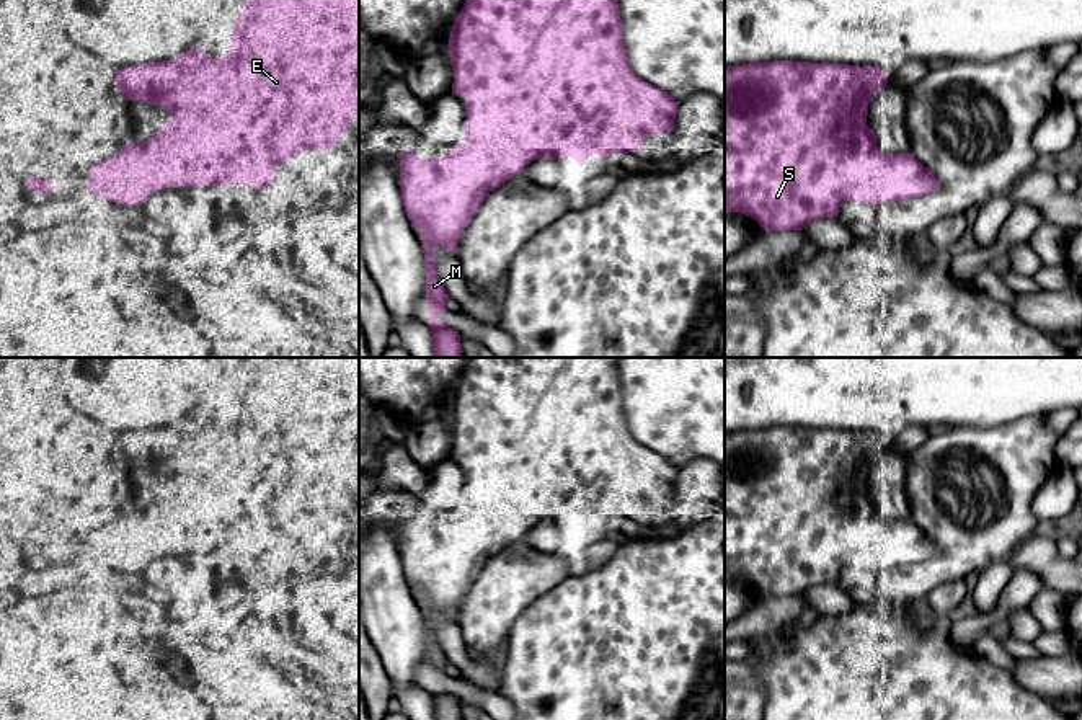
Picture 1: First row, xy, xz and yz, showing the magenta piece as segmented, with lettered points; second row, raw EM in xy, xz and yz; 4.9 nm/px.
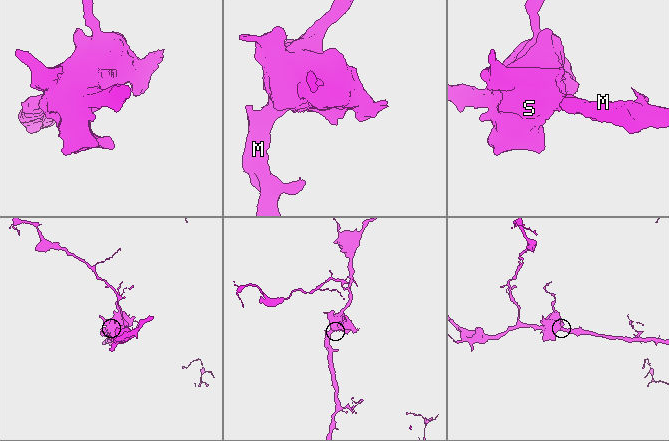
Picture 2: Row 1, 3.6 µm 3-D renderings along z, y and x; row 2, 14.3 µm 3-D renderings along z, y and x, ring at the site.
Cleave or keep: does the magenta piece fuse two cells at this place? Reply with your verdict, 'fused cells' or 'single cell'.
single cell

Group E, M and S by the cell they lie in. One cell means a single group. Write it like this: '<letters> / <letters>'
E M S

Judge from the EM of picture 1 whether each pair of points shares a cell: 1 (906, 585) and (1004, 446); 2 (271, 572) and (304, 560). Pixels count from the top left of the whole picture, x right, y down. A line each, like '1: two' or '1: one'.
1: one
2: one

